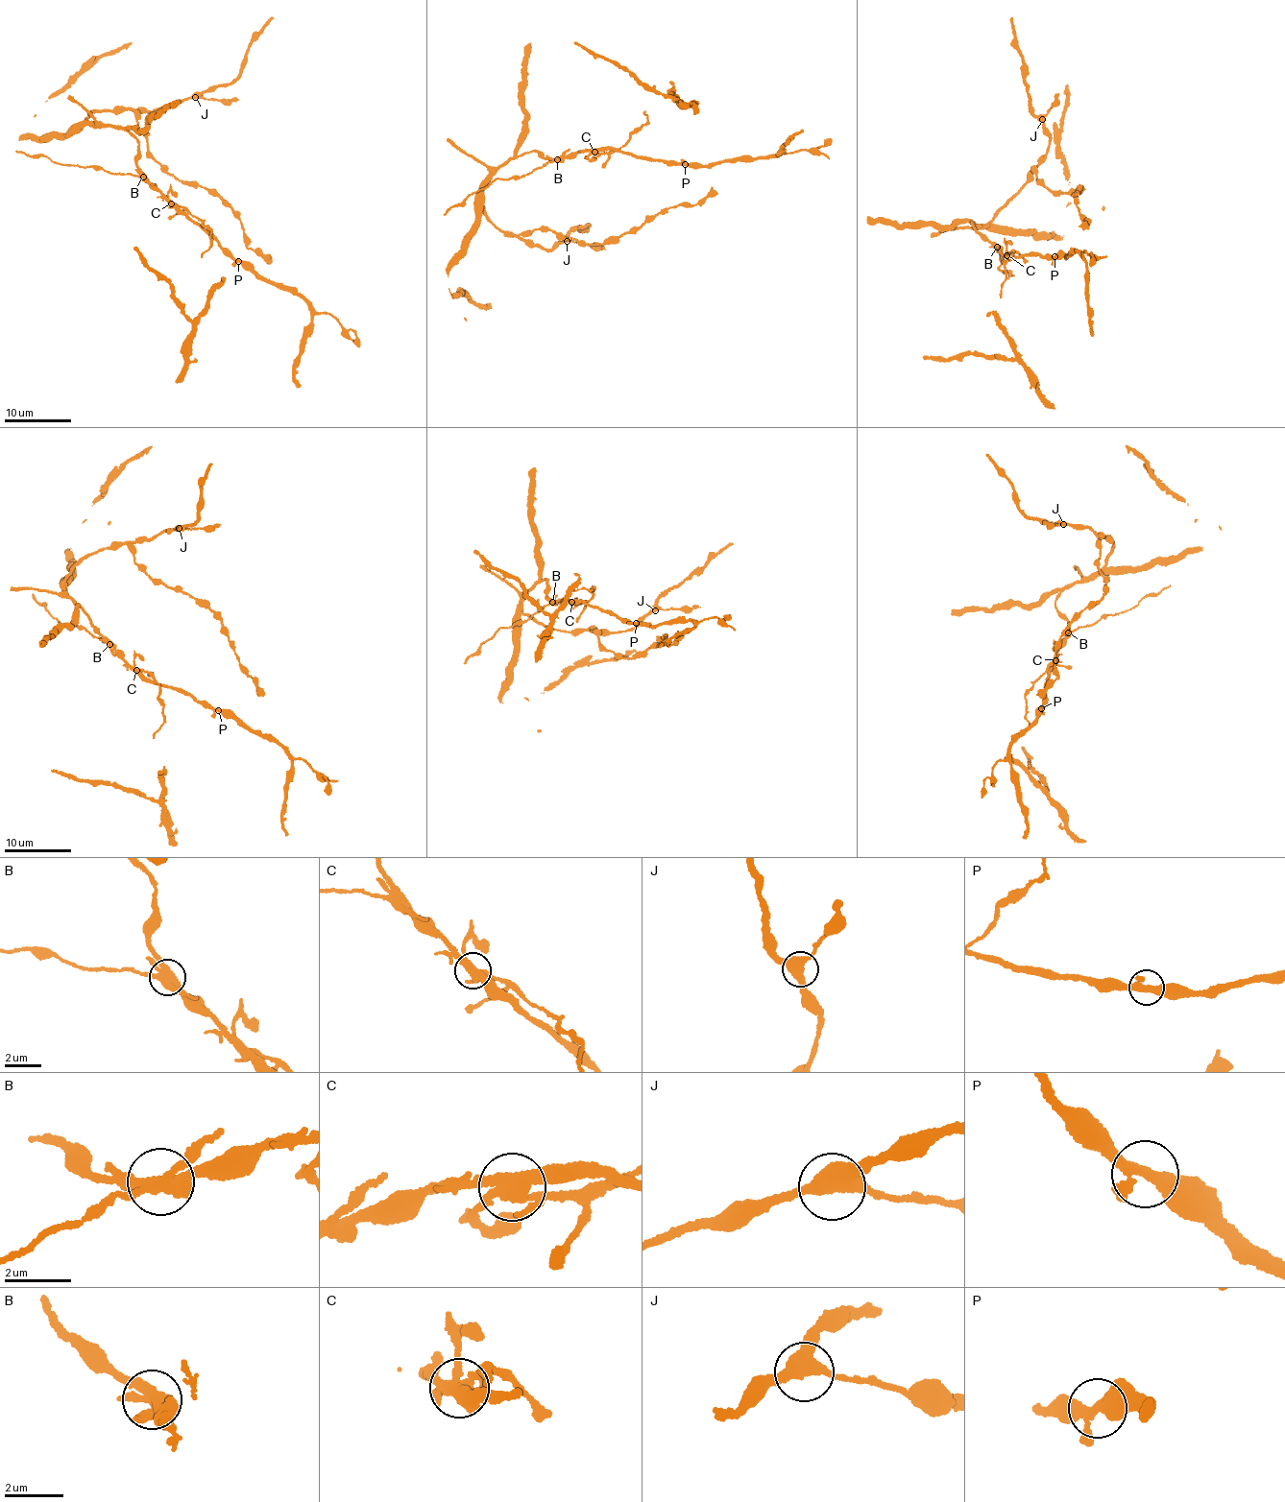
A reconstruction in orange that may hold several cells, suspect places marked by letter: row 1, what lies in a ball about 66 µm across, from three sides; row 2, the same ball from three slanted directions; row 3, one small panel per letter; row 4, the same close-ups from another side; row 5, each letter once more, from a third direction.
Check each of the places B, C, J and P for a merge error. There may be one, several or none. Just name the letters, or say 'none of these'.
B, C

